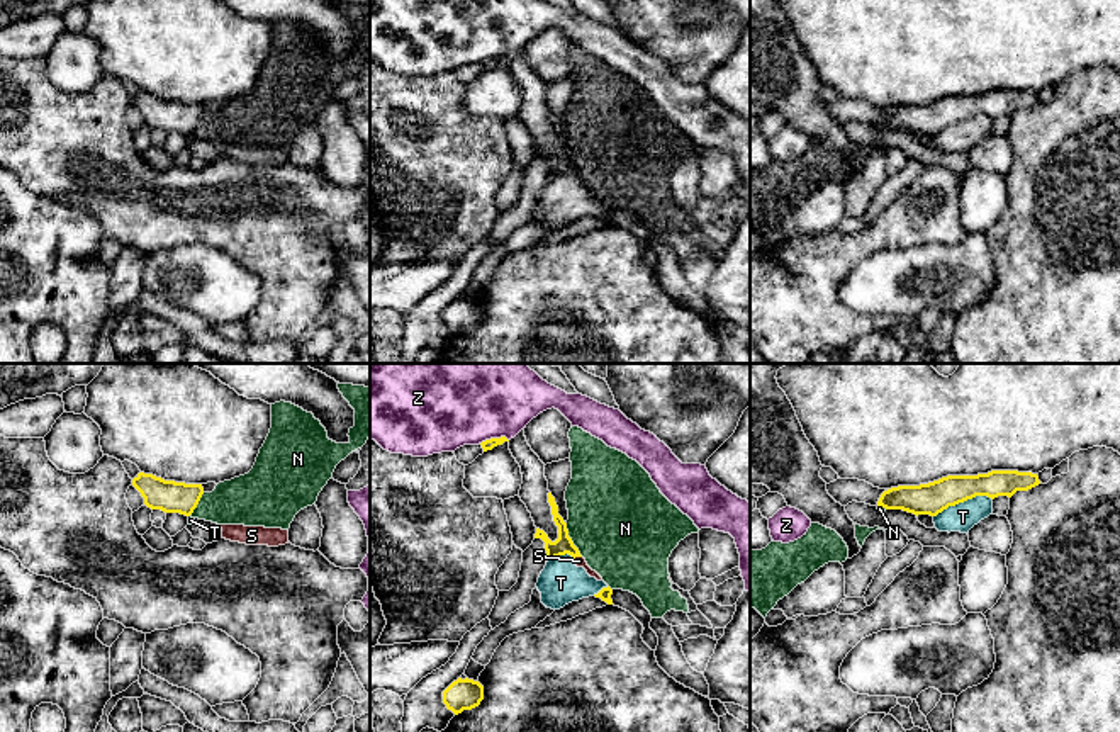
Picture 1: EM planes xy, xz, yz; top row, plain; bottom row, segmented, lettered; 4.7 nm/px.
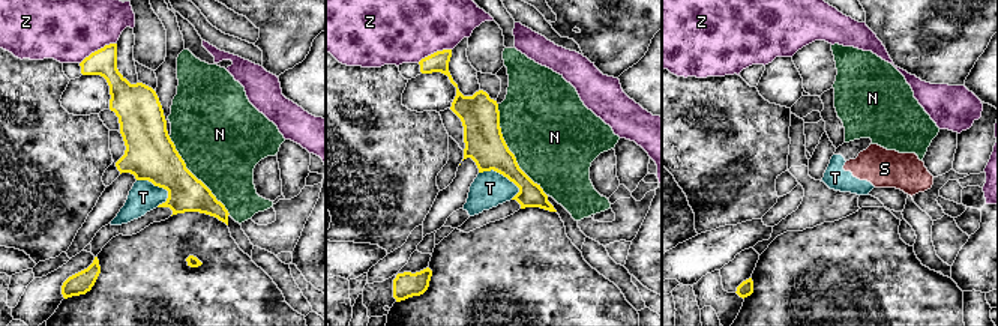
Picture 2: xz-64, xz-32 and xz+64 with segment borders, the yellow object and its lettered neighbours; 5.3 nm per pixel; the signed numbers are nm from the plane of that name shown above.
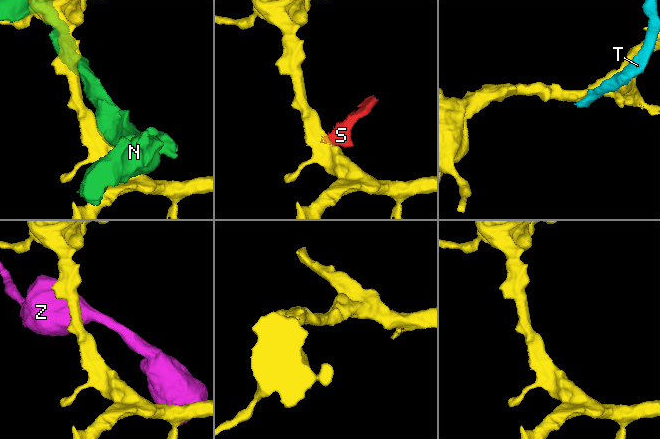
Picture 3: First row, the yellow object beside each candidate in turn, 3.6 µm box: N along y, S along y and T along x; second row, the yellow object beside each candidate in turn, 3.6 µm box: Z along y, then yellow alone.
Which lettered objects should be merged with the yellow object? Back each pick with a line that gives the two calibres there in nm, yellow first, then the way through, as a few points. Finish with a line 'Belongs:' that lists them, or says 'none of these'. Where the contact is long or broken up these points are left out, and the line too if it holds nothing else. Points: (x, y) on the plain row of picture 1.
Belongs: none of these

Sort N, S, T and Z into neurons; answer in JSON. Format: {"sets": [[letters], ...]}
{"sets": [["N"], ["S", "T"], ["Z"]]}

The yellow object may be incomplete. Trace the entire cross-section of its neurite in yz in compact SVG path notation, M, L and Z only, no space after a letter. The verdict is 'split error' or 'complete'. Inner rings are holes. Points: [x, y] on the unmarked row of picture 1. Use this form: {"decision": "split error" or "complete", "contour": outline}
{"decision": "complete", "contour": "M991 90L977 95L947 95L920 105L898 105L884 110L877 126L903 129L913 134L937 136L949 126L955 126L976 115L1011 117L1016 110L1039 105L1039 95L1018 90Z"}

